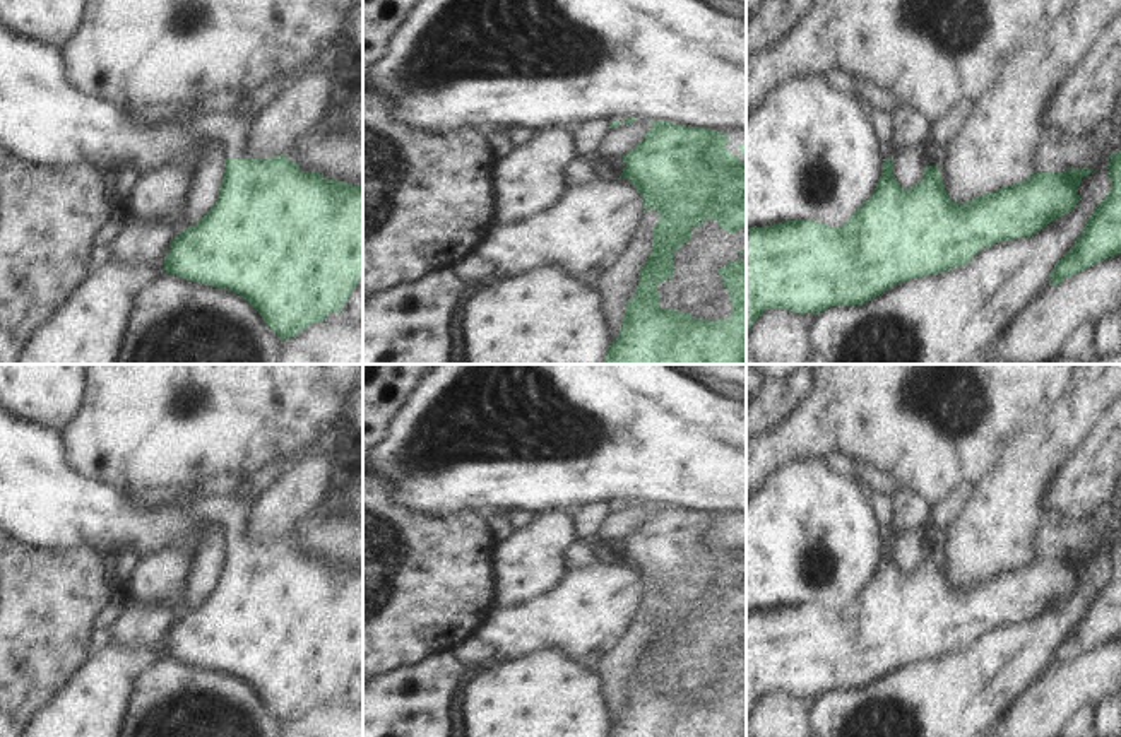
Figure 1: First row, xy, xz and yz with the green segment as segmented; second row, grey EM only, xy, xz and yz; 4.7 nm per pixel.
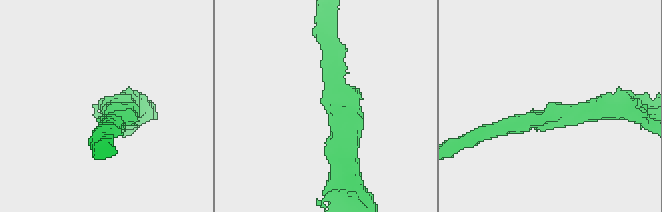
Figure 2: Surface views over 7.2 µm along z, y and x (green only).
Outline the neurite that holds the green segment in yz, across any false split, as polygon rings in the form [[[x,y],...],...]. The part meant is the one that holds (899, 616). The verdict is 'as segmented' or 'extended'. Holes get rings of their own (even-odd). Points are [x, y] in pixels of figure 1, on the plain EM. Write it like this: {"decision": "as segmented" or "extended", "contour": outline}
{"decision": "extended", "contour": [[[871,491],[881,559],[869,581],[840,610],[813,602],[782,604],[746,610],[746,720],[753,705],[770,691],[815,696],[830,689],[864,687],[887,672],[922,658],[965,648],[982,631],[1005,622],[1032,619],[1078,587],[1078,568],[1094,551],[1065,556],[1035,554],[1027,563],[1001,569],[969,585],[953,585],[938,549],[926,549],[922,561],[904,571],[893,557],[893,498]]]}

